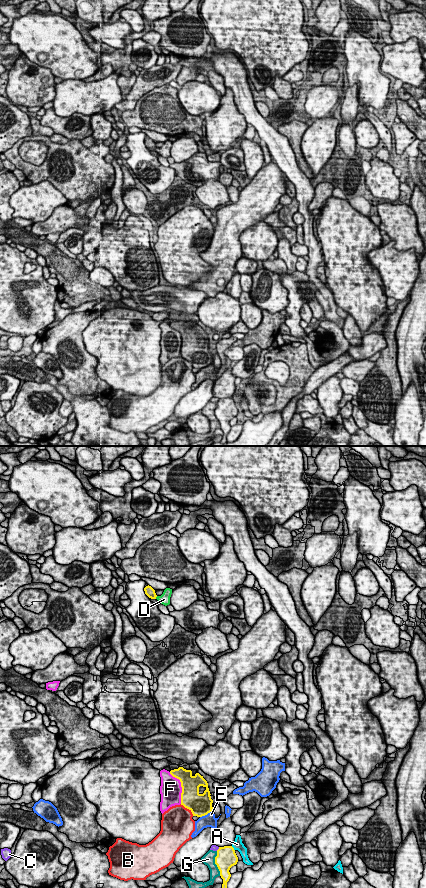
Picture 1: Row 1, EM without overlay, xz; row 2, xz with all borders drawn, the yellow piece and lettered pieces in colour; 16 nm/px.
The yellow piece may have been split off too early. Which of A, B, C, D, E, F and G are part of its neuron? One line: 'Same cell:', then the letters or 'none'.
Same cell: D

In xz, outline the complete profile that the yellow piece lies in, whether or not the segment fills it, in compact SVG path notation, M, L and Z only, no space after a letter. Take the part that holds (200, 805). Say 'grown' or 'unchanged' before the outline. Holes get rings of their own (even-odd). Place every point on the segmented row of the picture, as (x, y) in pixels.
unchanged | M183 767L170 771L181 782L181 805L189 809L193 816L202 817L212 812L211 794L207 781L199 773L192 775L191 770Z

